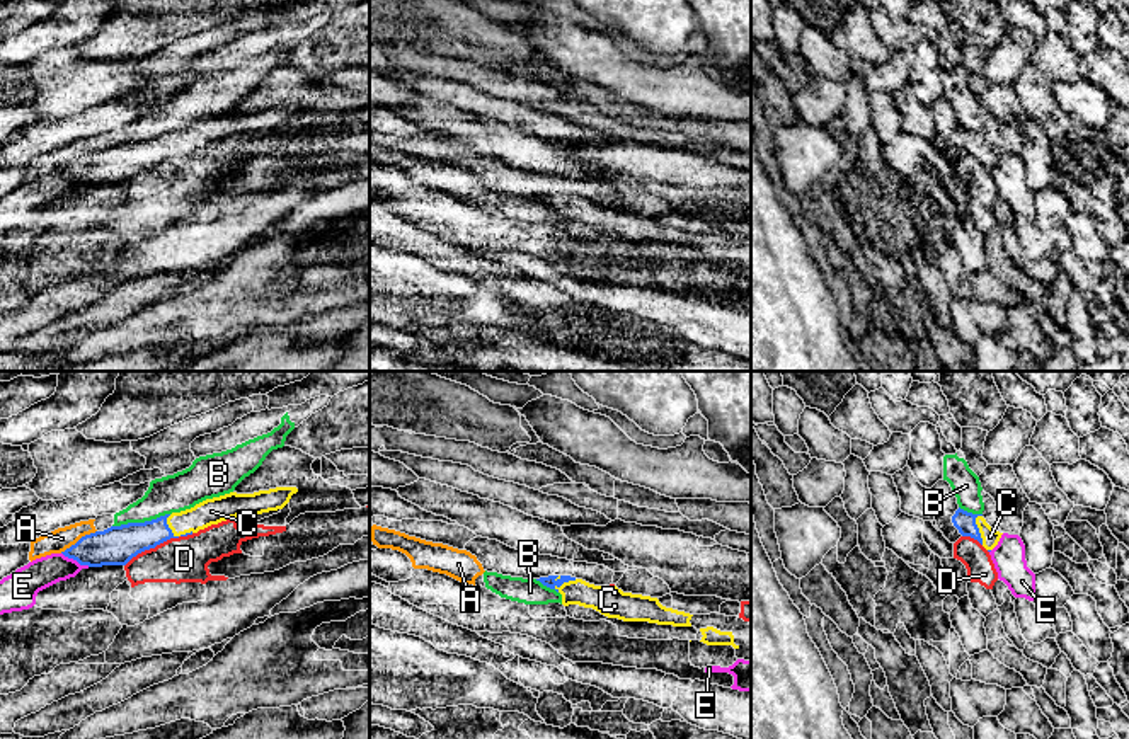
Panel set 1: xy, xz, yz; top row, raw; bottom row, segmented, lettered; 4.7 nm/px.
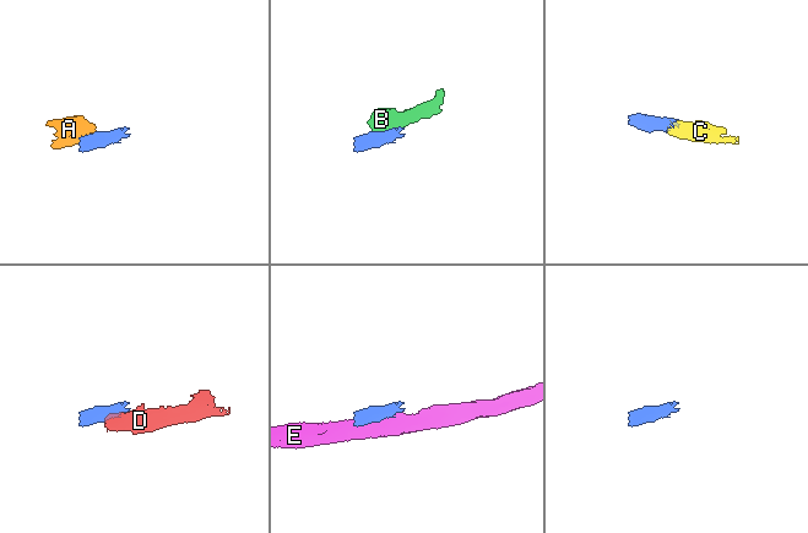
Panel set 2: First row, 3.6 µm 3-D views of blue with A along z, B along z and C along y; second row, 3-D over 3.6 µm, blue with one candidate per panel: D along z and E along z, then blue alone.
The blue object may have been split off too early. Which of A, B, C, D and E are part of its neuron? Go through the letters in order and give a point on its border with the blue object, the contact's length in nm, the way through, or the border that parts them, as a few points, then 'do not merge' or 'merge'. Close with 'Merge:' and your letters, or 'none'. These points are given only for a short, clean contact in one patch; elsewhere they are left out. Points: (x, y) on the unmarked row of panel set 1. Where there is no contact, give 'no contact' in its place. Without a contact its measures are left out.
A: meets blue in xy at (79, 159); contact 200 nm long; border along xy (96, 148), (82, 154), (60, 171); do not merge
B: meets blue in xy at (140, 142); contact 280 nm long; border along xy (169, 131), (159, 137), (113, 145); do not merge
C: meets blue in xy at (176, 155); contact 150 nm long; runs through xy (125, 160), (150, 152), (176, 155), (189, 140), (212, 130); merge
D: meets blue in xy at (159, 162); contact 360 nm long; border along xy (193, 152), (171, 155), (145, 167), (125, 184); do not merge
E: meets blue in xy at (75, 177); contact 150 nm long; do not merge
Merge: C

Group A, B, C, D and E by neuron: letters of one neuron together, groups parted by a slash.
A B / C / D / E

